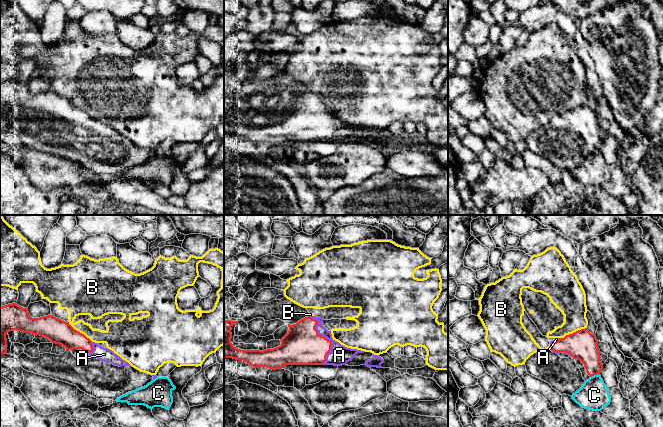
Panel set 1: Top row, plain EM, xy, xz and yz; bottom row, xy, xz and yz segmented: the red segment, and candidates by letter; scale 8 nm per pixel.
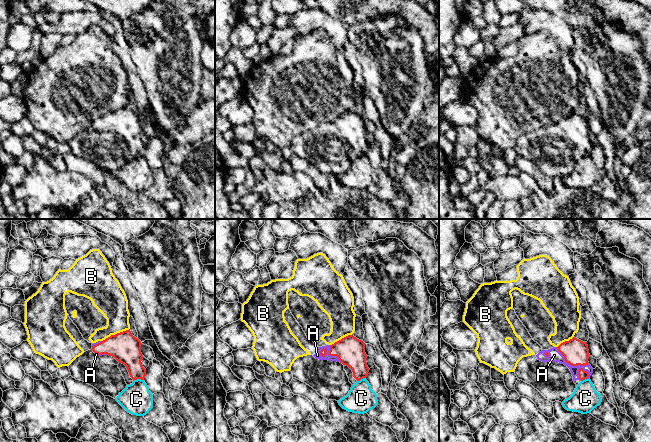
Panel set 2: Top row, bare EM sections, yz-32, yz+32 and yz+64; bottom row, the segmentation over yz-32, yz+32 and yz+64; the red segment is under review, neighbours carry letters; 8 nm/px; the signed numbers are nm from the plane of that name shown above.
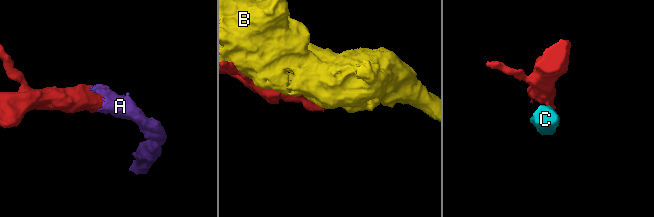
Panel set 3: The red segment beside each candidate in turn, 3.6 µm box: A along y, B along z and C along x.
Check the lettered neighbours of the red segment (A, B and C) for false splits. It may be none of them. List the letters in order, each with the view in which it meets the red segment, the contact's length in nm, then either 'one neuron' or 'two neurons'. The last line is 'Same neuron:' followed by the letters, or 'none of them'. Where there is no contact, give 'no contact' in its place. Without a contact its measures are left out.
A: contact in xz; length 400 nm; one neuron
B: contact in yz; length 220 nm; two neurons
C: contact in yz; length 80 nm; two neurons
Same neuron: A

